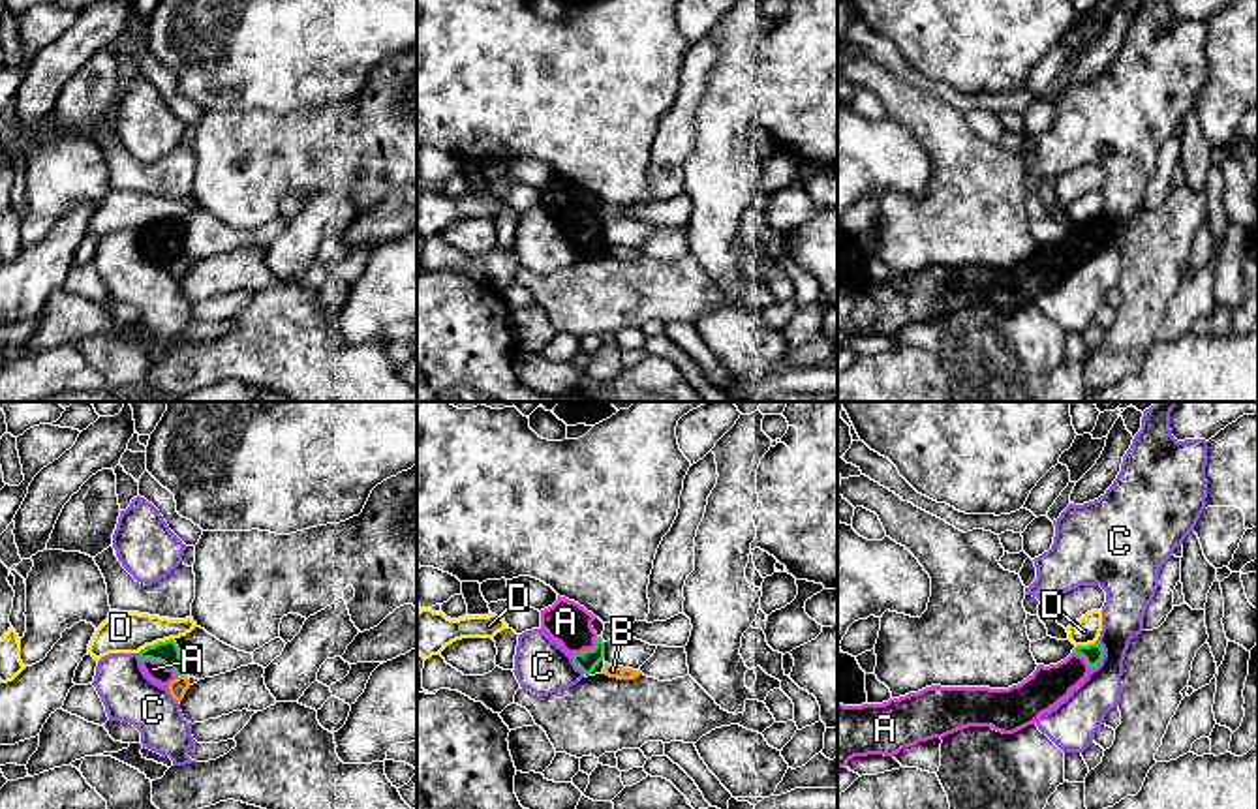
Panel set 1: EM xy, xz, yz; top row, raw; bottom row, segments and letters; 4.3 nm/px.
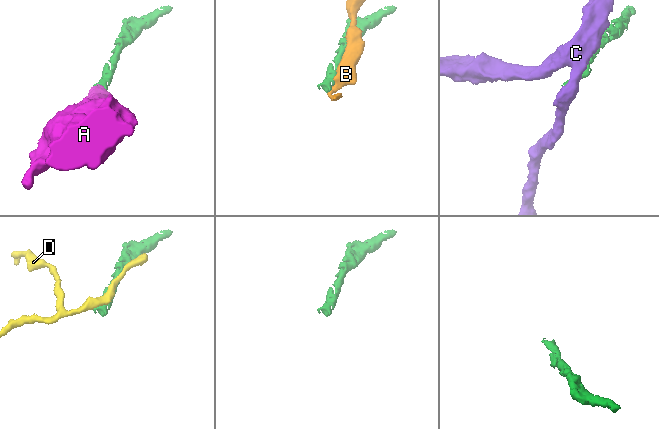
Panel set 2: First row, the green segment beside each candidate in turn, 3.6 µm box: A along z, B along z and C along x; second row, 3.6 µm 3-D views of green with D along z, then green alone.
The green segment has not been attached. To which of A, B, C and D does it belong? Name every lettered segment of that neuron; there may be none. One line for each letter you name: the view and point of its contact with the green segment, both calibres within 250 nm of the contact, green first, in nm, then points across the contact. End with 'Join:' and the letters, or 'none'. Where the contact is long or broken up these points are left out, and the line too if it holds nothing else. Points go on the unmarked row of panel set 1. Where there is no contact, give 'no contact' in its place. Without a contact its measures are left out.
A: meets green in xy at (162, 241); 100 nm thick on the green side, 80 nm on the other; runs through xy (168, 231), (162, 241), (153, 248)
Join: A

